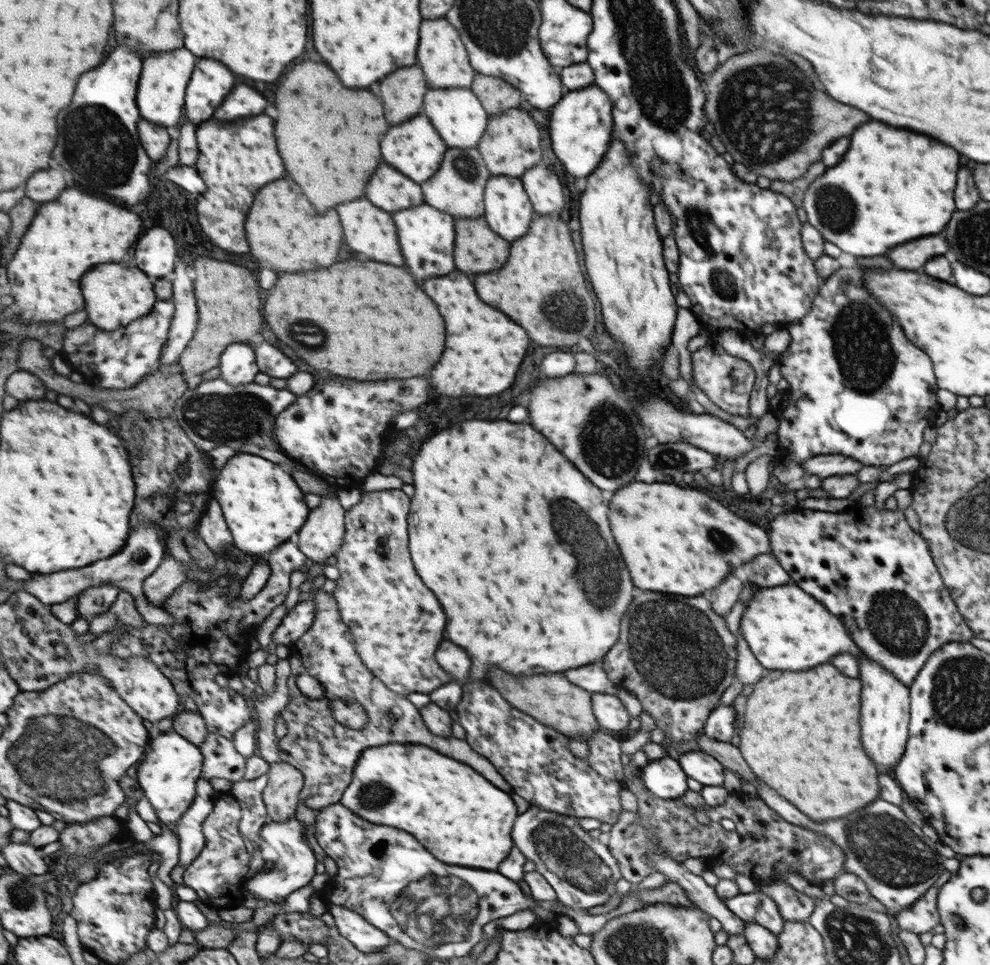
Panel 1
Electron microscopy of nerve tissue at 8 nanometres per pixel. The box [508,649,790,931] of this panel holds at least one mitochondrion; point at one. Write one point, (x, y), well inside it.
(567, 856)

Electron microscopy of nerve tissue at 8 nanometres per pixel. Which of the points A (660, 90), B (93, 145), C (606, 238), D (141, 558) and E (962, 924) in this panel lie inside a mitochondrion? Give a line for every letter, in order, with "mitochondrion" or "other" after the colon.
A: mitochondrion
B: mitochondrion
C: other
D: other
E: other

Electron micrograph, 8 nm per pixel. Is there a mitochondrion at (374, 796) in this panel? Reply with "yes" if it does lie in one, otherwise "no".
yes

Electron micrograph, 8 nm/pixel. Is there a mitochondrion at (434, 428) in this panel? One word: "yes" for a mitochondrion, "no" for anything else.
no

